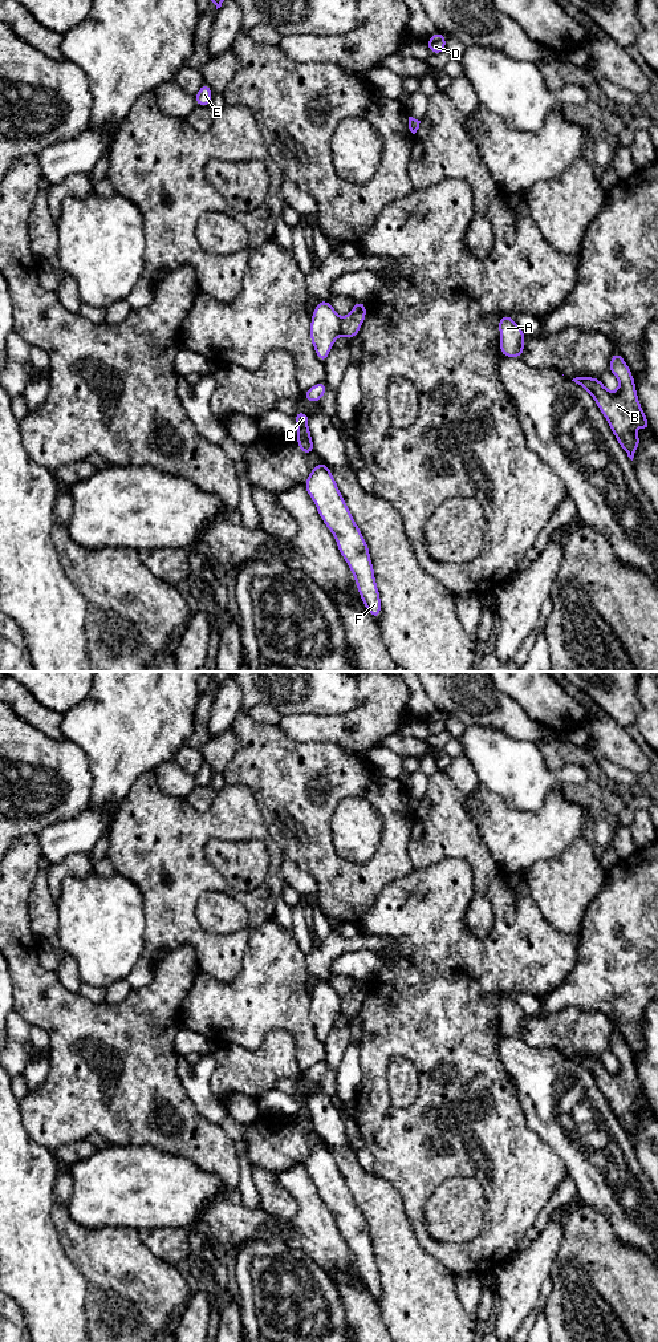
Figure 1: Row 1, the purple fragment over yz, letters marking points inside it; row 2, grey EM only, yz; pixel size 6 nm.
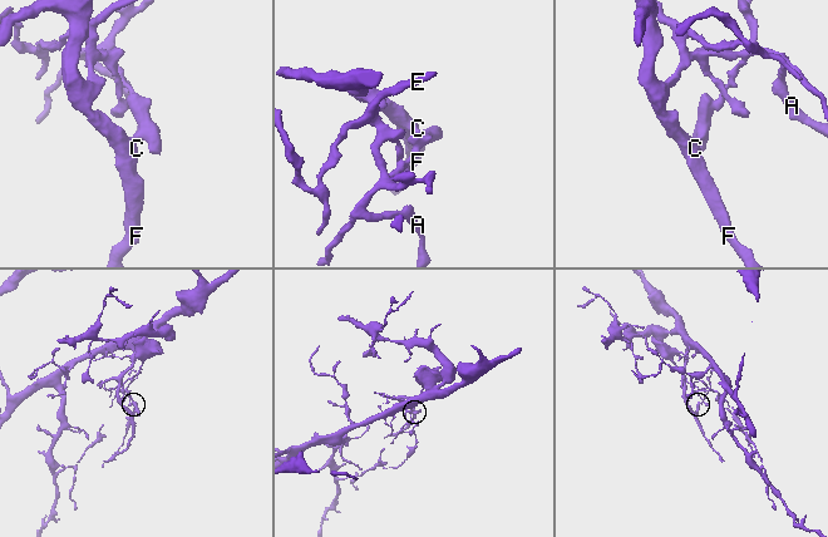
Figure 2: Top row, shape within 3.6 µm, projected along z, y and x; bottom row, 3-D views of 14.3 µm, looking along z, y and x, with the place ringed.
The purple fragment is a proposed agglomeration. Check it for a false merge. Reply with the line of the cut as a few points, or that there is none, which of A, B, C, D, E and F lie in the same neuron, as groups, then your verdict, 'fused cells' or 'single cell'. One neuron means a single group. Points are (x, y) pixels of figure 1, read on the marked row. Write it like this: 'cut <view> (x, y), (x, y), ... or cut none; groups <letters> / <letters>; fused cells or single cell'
cut yz (342, 319), (340, 332); groups A B D E / C F; fused cells

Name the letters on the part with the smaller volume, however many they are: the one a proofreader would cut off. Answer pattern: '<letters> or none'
A, B, D, E

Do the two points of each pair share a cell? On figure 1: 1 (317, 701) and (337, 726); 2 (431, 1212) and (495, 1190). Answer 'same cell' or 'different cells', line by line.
1: different cells
2: different cells

